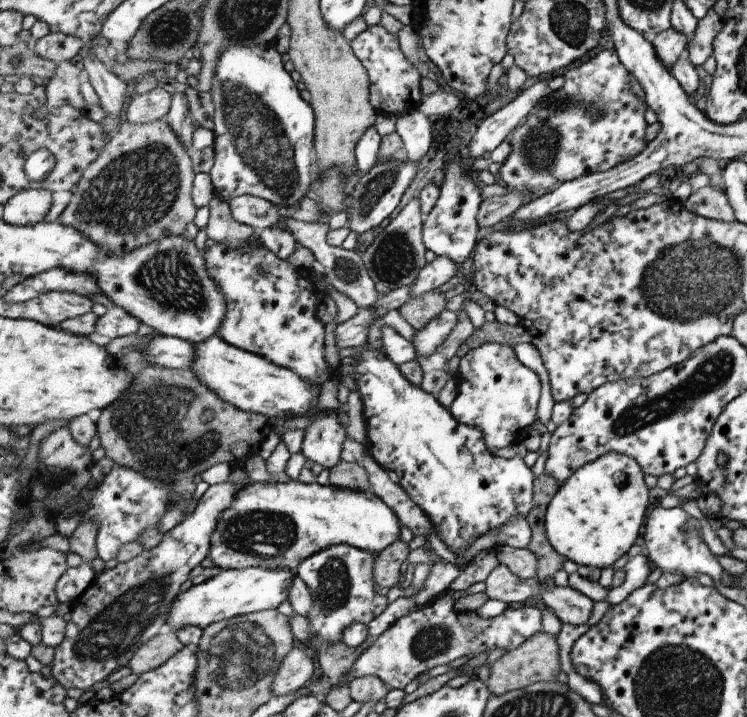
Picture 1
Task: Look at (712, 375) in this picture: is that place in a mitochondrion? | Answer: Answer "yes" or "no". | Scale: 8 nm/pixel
yes

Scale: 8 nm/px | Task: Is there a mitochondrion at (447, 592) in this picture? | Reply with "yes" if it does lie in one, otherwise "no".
no

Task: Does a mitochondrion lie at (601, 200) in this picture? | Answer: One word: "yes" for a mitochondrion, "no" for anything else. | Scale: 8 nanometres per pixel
no

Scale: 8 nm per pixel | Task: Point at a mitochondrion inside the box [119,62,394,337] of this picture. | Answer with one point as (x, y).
(259, 135)

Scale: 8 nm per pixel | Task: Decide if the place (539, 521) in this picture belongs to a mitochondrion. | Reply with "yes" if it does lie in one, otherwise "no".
no

